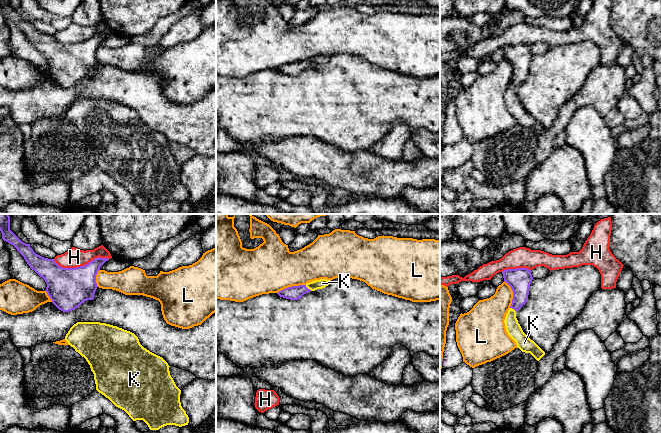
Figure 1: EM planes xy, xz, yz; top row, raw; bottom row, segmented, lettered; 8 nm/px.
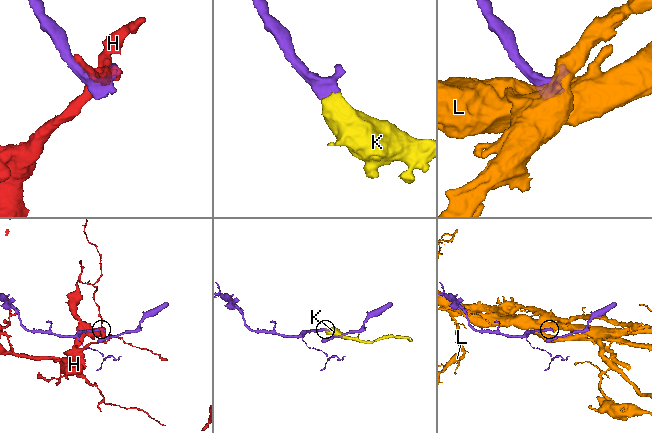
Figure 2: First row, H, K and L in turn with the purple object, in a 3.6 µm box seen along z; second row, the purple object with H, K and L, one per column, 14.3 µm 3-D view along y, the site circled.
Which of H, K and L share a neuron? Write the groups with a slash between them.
H / K / L

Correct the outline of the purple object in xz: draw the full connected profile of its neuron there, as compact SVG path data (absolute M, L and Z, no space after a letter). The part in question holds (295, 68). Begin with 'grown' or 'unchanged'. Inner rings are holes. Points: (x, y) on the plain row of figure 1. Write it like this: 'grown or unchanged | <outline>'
grown | M320 55L315 56L312 58L307 59L306 61L299 61L299 62L292 62L285 64L281 67L279 67L277 70L280 73L290 75L290 76L298 76L300 75L304 70L315 67L317 65L322 65L328 62L330 59L330 56L327 55Z

